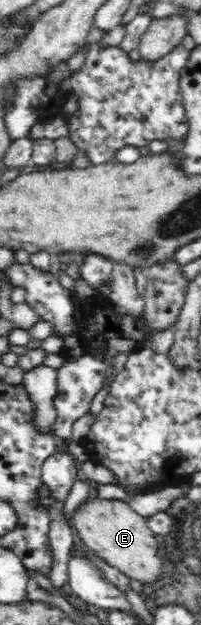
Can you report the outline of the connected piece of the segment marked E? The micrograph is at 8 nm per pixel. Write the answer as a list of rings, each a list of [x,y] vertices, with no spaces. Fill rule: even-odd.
[[[115,498],[86,500],[73,512],[72,520],[81,542],[129,579],[144,585],[159,580],[159,574],[163,574],[165,561],[160,558],[155,534],[148,527],[147,519],[140,516],[127,502]]]

